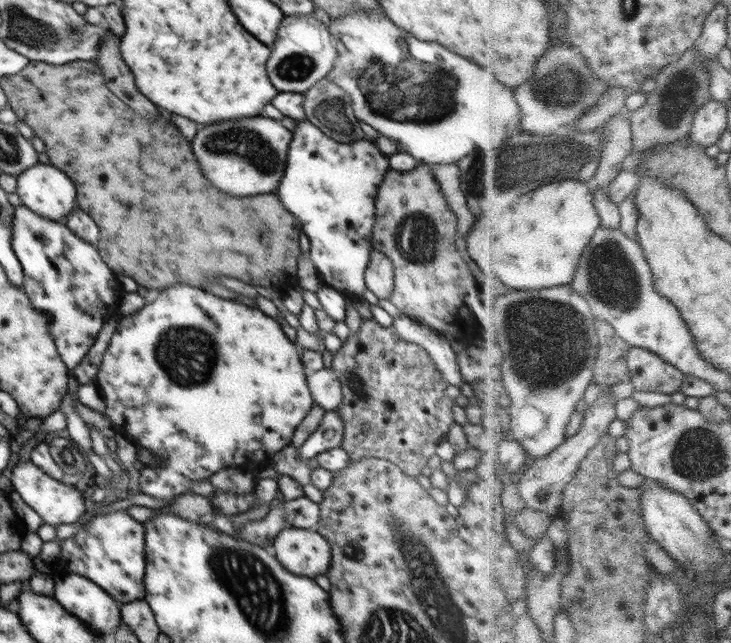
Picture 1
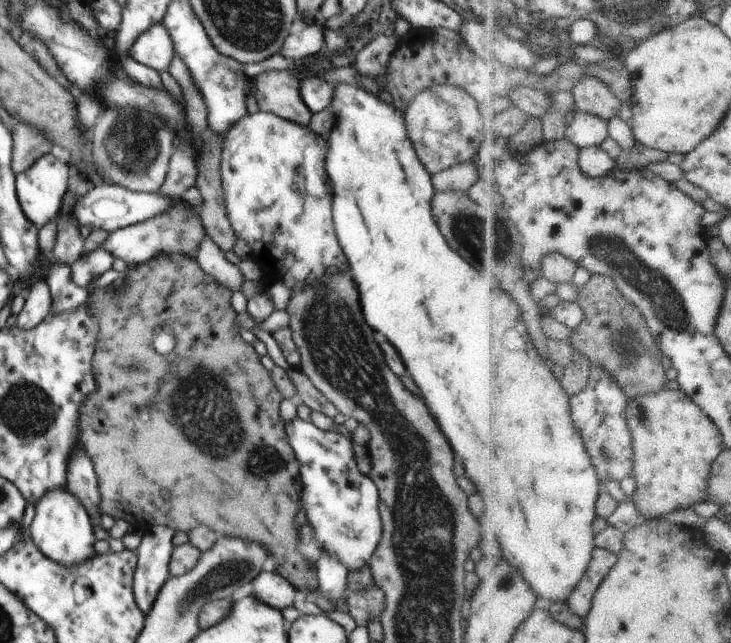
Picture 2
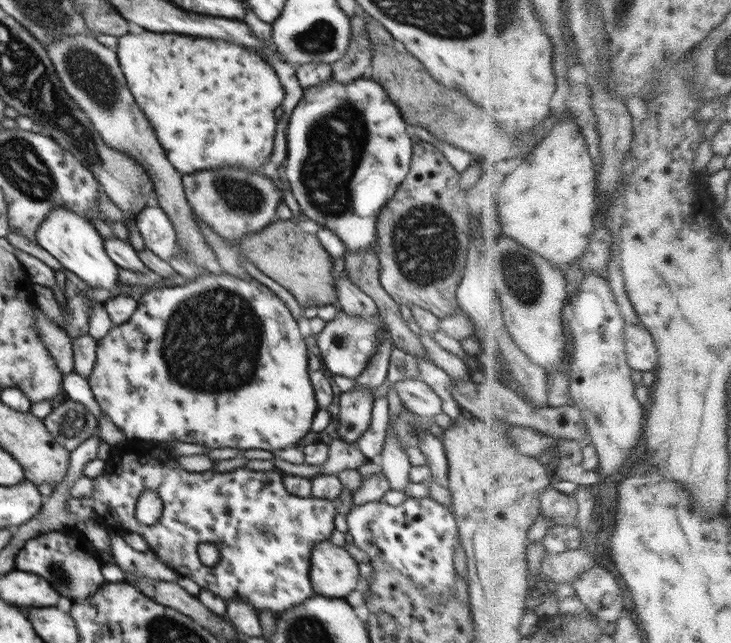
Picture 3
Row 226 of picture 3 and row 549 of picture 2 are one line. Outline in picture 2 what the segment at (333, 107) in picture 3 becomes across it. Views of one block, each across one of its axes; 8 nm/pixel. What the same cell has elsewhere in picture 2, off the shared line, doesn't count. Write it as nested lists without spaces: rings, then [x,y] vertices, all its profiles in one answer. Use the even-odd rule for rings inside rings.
[[[299,417],[286,424],[285,431],[300,464],[303,484],[301,508],[306,510],[307,522],[312,524],[315,540],[320,544],[321,550],[328,551],[341,560],[349,568],[349,572],[368,565],[383,535],[383,524],[379,513],[379,492],[375,482],[358,469],[352,451],[352,440],[340,432],[321,430],[312,422],[303,421]]]

